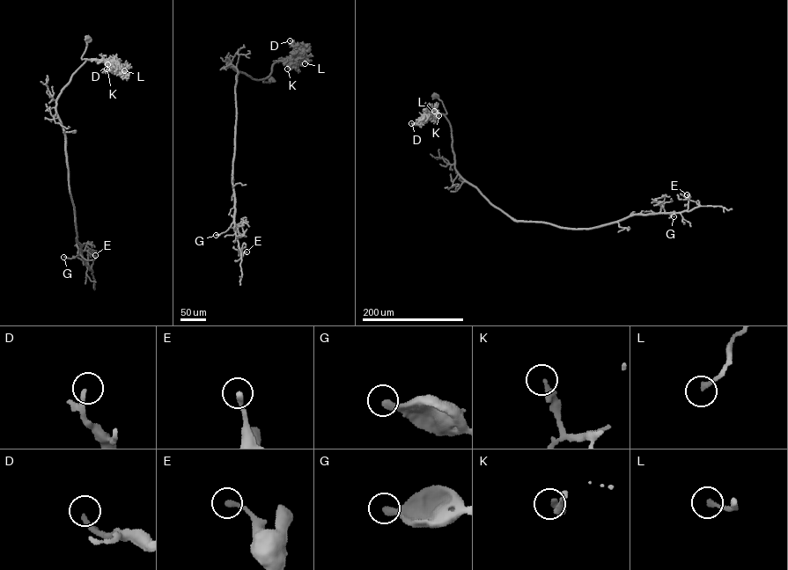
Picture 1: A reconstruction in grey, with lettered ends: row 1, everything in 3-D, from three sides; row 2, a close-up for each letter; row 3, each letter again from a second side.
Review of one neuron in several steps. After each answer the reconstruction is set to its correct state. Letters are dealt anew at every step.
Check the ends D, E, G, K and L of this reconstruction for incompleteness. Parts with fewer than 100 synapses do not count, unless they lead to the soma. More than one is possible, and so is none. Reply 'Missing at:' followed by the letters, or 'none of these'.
Missing at: none of these

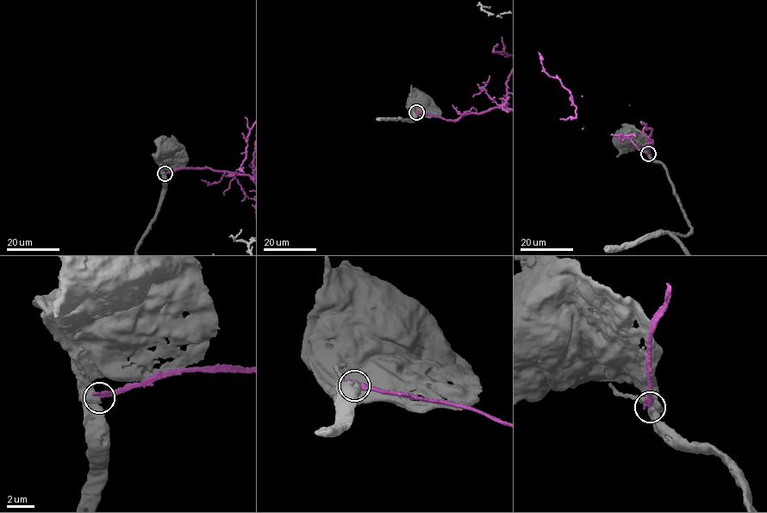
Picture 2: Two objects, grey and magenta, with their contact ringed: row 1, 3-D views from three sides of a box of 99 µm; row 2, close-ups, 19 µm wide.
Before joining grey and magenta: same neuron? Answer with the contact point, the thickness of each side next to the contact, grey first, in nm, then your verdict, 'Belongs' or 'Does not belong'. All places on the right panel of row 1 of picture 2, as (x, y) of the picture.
Place: (648, 153). Thickness 650 nm (grey) against 280 nm. Does not belong

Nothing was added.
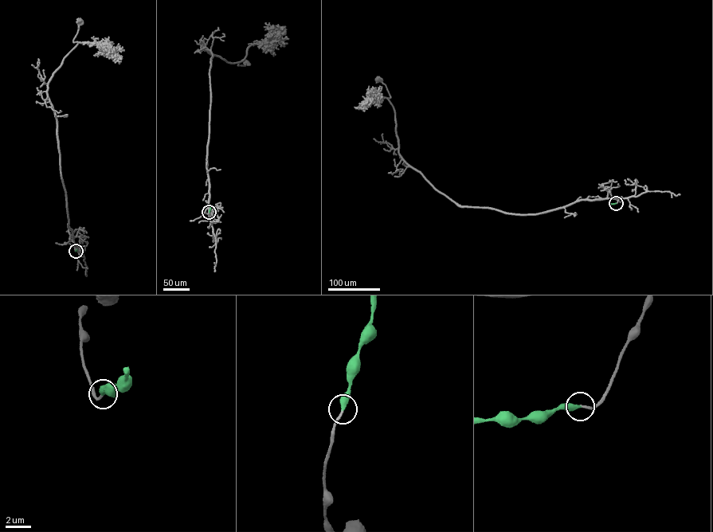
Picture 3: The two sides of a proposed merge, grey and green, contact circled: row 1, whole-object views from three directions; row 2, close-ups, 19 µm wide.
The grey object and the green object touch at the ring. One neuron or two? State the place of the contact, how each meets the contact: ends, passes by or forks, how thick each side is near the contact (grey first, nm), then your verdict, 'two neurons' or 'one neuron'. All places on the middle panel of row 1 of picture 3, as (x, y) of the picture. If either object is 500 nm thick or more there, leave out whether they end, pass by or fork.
at (209, 212); grey ends there; green ends there; 160 nm thick on the grey side, 400 nm on the other; one neuron

